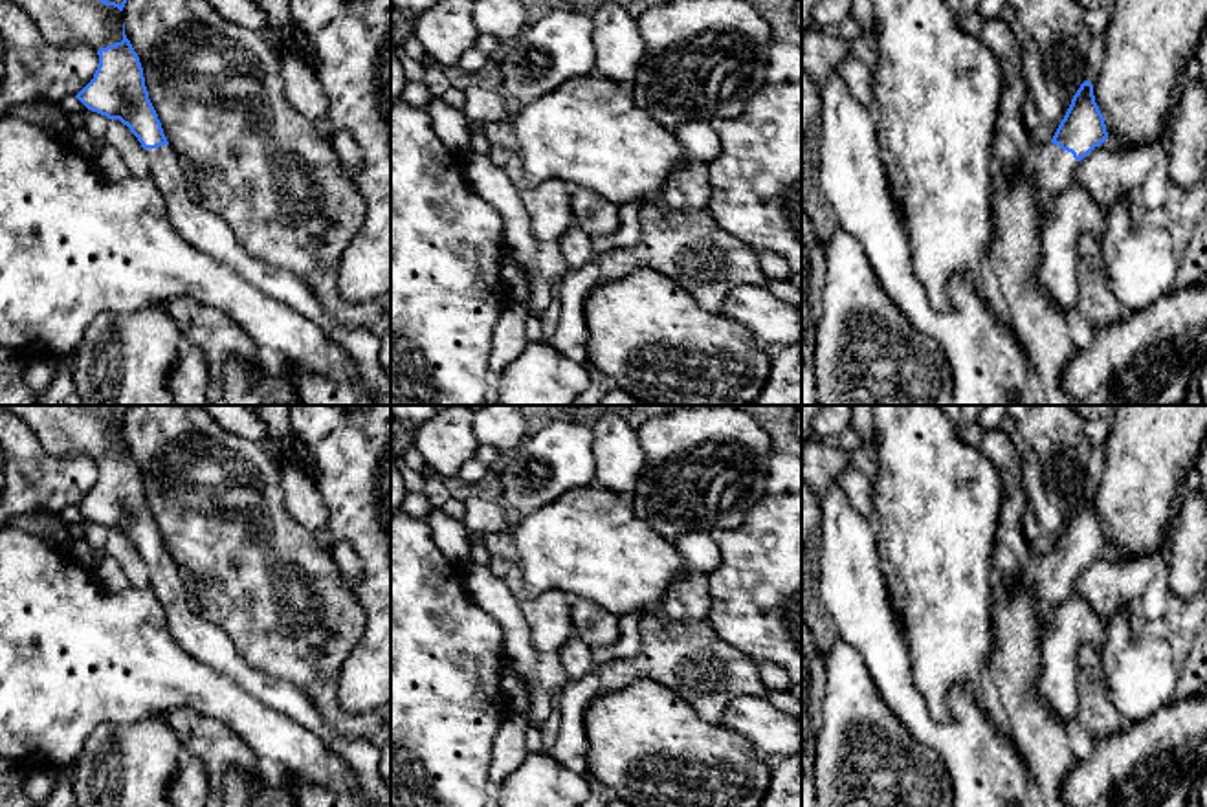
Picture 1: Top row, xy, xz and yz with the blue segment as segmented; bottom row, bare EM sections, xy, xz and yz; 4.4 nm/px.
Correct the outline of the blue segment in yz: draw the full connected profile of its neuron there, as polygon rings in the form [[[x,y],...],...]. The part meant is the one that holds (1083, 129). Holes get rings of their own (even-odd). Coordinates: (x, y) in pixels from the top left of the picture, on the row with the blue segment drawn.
[[[1084,81],[1053,139],[1038,149],[1031,167],[1042,224],[1049,215],[1053,198],[1069,187],[1079,161],[1104,143],[1106,138],[1108,132],[1095,103],[1093,84]]]

